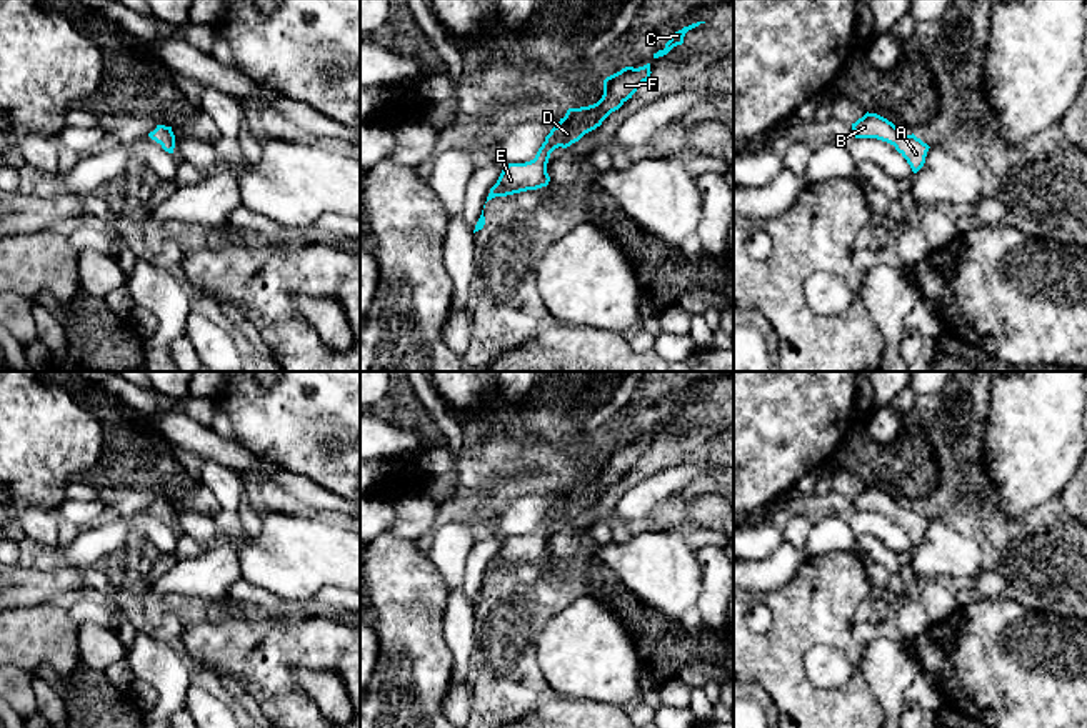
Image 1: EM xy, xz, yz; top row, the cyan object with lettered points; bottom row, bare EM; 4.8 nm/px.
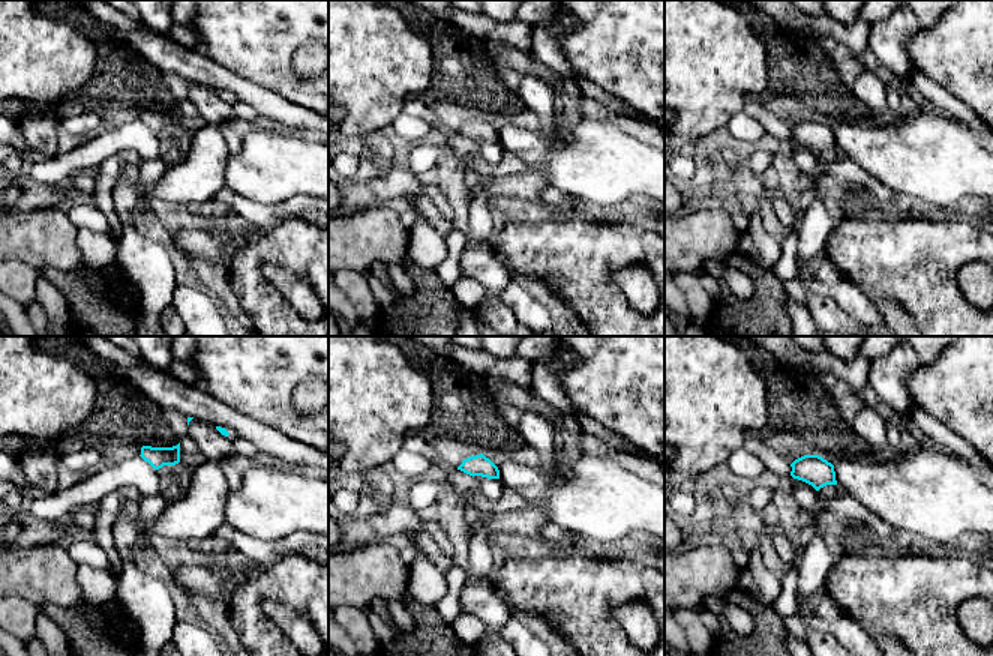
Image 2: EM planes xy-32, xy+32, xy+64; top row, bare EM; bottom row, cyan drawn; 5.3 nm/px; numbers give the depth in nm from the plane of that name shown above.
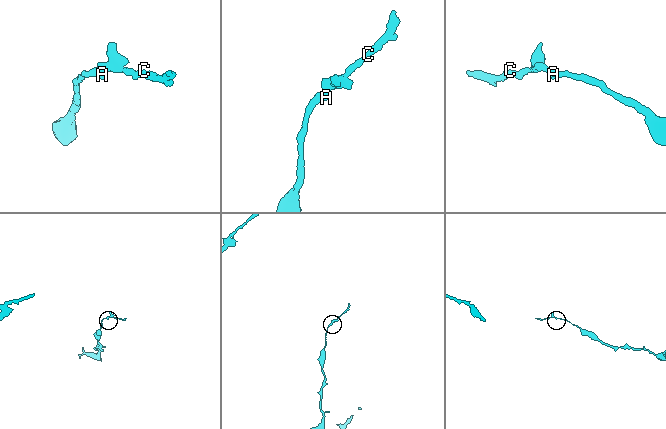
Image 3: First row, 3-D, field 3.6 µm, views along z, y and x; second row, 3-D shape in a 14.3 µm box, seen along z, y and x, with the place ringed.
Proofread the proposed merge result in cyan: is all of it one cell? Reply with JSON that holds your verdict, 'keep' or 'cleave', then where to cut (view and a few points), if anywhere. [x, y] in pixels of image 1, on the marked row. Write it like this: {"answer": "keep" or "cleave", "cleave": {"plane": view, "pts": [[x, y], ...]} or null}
{"answer": "keep", "cleave": null}

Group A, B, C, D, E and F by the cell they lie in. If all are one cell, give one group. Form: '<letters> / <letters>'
A B C D E F

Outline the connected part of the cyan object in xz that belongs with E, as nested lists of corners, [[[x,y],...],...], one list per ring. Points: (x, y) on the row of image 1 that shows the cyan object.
[[[650,63],[634,68],[625,67],[604,80],[602,98],[589,107],[569,108],[565,117],[550,130],[533,160],[508,163],[497,183],[490,188],[487,202],[495,197],[507,197],[527,190],[547,187],[550,177],[547,163],[550,153],[579,142],[585,133],[595,130],[615,110],[619,110],[637,88],[650,78]]]

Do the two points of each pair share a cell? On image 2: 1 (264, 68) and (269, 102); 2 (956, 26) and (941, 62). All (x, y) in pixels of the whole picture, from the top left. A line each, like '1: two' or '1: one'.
1: two
2: one

